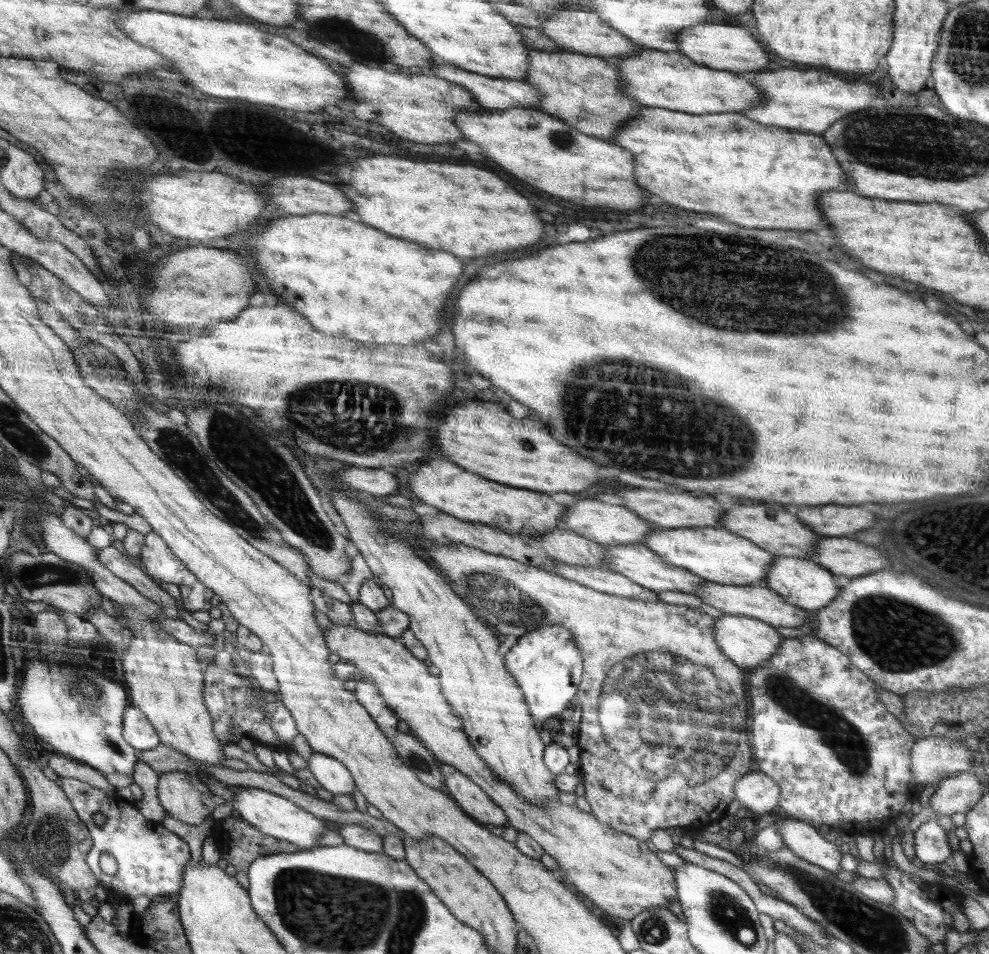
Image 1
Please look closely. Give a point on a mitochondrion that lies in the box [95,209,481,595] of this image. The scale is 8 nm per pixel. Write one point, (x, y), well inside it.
(347, 401)

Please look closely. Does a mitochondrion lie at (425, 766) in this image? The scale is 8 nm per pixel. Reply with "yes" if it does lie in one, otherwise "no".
yes

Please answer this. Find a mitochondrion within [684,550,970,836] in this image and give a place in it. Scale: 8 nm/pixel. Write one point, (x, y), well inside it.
(897, 635)

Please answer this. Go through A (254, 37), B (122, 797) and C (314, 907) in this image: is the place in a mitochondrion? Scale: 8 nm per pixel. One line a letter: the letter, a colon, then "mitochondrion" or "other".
A: other
B: other
C: mitochondrion

